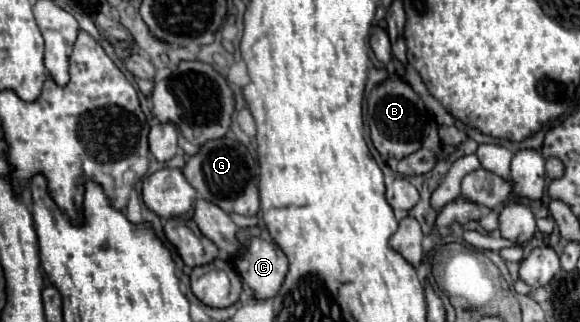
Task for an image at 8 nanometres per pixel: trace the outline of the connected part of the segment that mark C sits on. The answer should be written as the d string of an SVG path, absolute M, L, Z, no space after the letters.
M250 238L246 254L234 258L234 268L240 278L252 288L254 298L268 300L274 298L286 278L288 258L284 252L268 238Z

